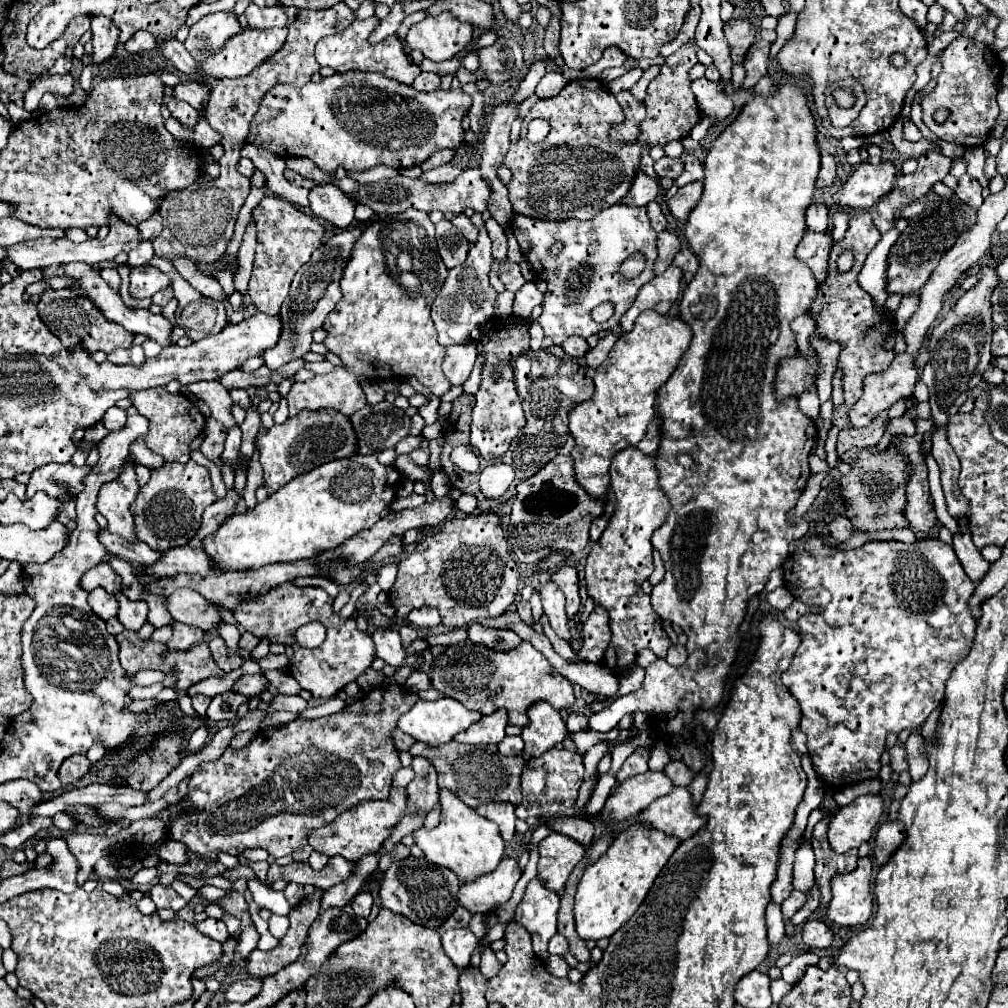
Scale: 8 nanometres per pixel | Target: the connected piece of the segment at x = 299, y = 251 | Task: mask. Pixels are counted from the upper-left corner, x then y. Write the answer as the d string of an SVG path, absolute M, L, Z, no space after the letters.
M273 195L263 197L251 215L257 227L257 251L255 251L253 275L249 281L249 295L261 313L277 315L281 303L287 297L295 273L301 269L301 265L309 261L311 253L323 245L325 227L313 215L307 215L293 203Z

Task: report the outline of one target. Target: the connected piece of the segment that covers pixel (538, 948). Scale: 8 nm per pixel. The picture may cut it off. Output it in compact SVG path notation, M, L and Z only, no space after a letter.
M529 881L527 891L517 907L515 921L529 931L533 939L533 951L541 961L547 961L549 939L557 933L557 909L559 895L543 889L541 881Z

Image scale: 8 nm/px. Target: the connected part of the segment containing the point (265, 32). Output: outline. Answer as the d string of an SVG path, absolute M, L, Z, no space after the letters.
M243 29L241 33L237 33L237 37L231 37L221 51L215 53L215 57L207 57L205 61L201 61L201 73L205 73L205 77L213 77L213 79L223 79L223 77L243 77L247 73L251 73L257 65L261 65L261 61L265 61L265 57L271 57L273 53L277 53L281 49L281 45L285 43L287 37L287 29Z

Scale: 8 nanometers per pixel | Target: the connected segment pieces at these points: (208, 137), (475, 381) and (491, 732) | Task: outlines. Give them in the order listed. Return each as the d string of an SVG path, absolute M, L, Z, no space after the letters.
M201 115L197 119L197 125L193 127L193 139L201 149L209 149L209 147L213 147L215 143L221 141L221 137L213 129L209 129L209 123Z
M477 355L477 363L473 367L473 373L469 375L469 379L465 381L465 393L471 393L475 395L477 393L477 387L479 387L479 381L481 381L481 369L483 369L483 363L485 363L485 357L479 357Z
M497 709L491 715L483 715L463 735L457 735L455 741L471 743L471 745L481 745L481 743L495 743L497 745L505 737L507 723L509 723L509 715L505 713L505 709Z

